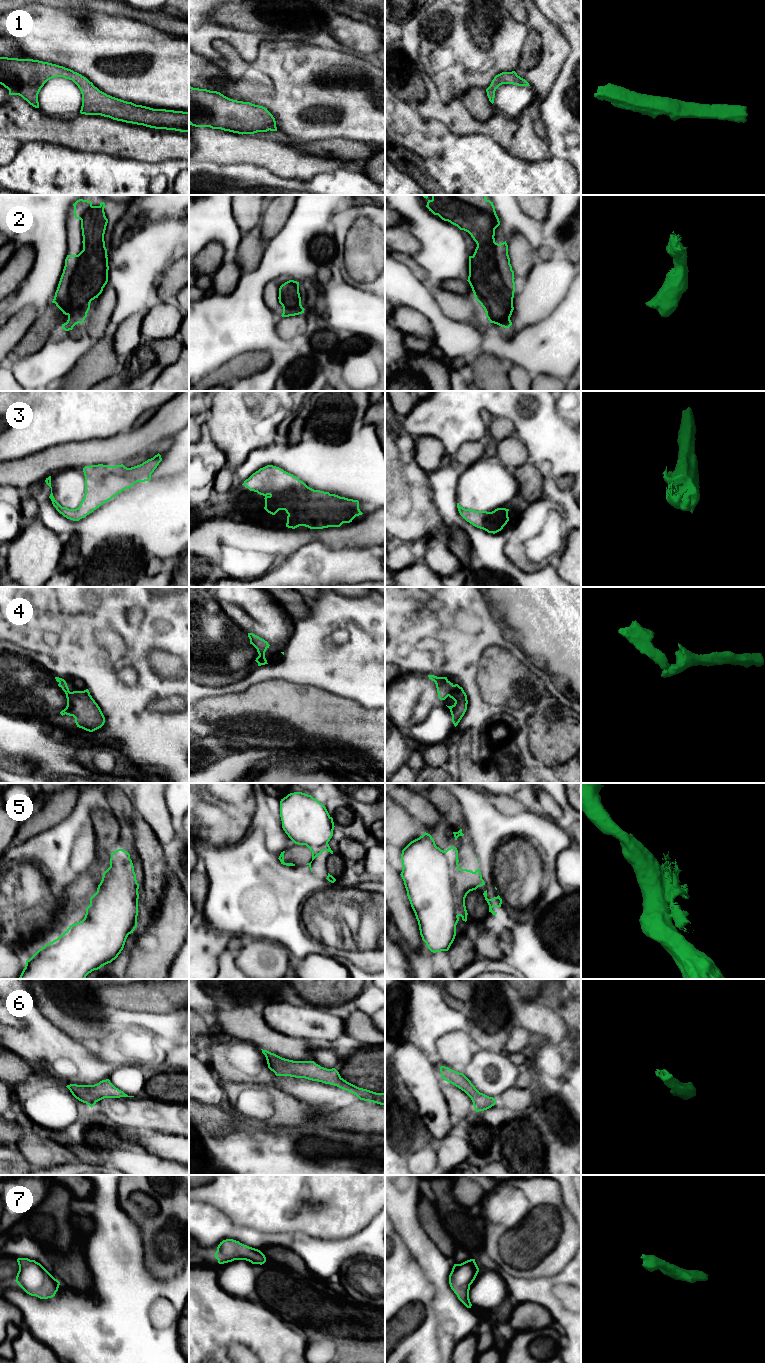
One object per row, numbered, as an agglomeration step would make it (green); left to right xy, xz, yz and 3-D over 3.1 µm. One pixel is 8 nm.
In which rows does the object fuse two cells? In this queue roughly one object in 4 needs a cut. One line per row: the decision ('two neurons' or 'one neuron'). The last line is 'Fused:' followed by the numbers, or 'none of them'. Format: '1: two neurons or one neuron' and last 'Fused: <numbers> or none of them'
1: one neuron
2: one neuron
3: one neuron
4: one neuron
5: two neurons
6: one neuron
7: one neuron
Fused: 5

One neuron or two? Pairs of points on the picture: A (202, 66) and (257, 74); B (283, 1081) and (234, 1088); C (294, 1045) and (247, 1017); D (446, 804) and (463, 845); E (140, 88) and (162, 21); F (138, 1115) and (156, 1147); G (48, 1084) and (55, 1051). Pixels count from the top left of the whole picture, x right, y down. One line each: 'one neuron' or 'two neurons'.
A: two neurons
B: two neurons
C: one neuron
D: one neuron
E: two neurons
F: two neurons
G: two neurons

